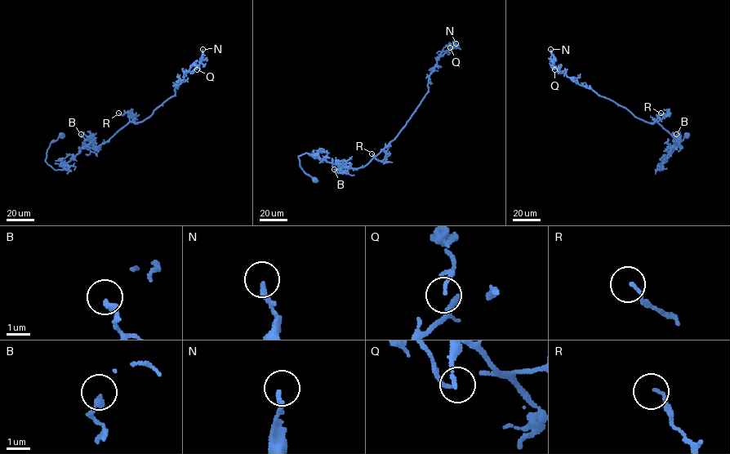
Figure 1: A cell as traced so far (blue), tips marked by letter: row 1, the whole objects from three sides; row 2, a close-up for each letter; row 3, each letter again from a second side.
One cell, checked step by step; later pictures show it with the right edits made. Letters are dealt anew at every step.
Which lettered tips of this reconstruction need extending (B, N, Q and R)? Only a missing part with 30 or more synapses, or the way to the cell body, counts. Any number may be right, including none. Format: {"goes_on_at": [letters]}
{"goes_on_at": []}

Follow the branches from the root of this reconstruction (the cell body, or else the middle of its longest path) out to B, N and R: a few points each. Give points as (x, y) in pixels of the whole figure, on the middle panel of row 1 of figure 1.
B: (314, 179), (300, 167), (299, 156), (305, 153), (316, 154), (336, 164), (343, 171), (334, 169)
N: (314, 179), (300, 167), (299, 156), (364, 166), (406, 124), (428, 90), (437, 59), (456, 43)
R: (314, 179), (300, 167), (299, 156), (316, 154), (358, 168), (383, 149), (385, 161), (371, 153)

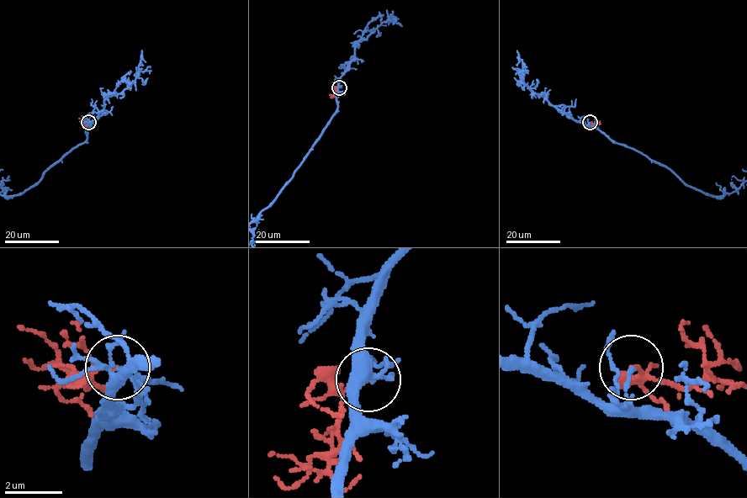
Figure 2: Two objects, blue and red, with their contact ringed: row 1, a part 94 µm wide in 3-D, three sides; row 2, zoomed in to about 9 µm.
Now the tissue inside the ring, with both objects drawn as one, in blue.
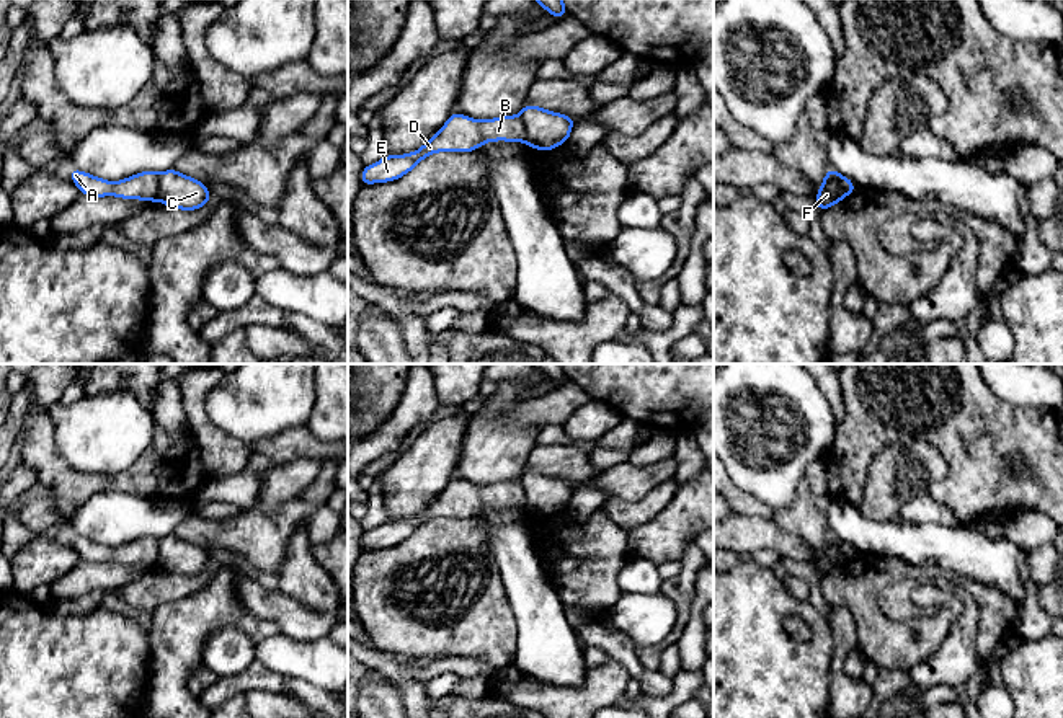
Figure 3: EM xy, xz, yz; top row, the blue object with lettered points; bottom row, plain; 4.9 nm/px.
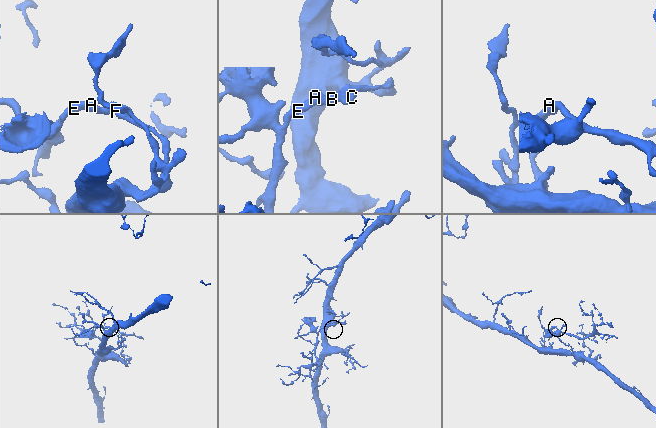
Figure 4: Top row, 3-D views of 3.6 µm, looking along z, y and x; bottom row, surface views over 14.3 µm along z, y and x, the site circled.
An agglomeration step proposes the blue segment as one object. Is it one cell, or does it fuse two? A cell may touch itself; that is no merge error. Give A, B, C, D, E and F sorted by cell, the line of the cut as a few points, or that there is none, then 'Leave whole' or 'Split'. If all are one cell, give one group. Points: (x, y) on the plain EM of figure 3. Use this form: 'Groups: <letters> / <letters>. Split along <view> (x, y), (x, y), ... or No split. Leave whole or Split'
Groups: A B D E / C F. Split along xy (159, 540), (159, 560), (155, 565). Split

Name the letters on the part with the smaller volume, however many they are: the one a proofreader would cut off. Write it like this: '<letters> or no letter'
A, B, D, E

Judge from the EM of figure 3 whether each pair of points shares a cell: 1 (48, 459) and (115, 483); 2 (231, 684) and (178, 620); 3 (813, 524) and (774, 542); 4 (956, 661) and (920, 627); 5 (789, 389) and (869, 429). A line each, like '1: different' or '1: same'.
1: same
2: different
3: different
4: different
5: different

